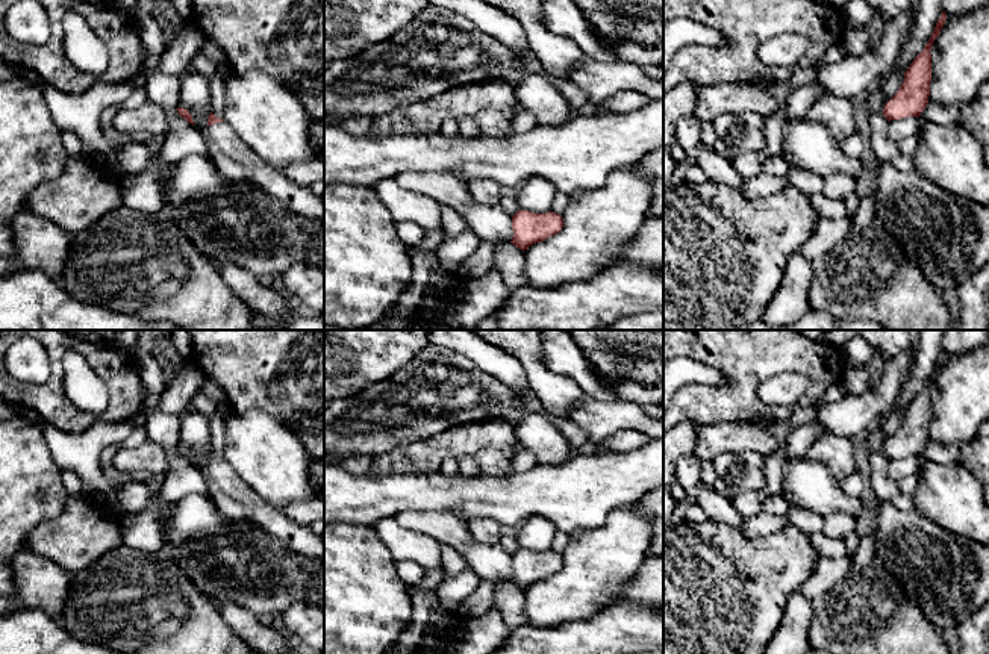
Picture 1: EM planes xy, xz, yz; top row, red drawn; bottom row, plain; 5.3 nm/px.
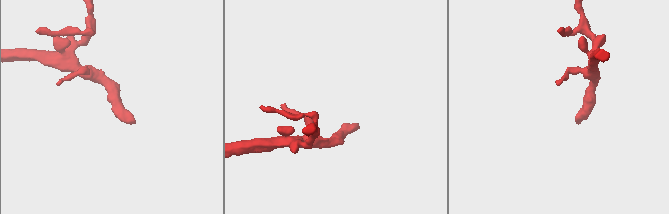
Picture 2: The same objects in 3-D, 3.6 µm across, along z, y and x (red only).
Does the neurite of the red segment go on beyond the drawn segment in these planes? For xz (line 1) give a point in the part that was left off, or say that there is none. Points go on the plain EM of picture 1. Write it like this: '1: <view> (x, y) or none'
1: none

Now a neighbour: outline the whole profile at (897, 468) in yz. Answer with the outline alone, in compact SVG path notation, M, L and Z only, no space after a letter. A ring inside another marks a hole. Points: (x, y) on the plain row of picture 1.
M916 456L888 460L888 475L897 483L898 480L918 474L921 460Z

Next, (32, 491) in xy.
M20 413L9 419L0 419L0 595L14 598L12 560L15 554L29 547L30 533L44 521L53 519L64 510L68 492L62 481L61 468L53 460L44 434L35 422Z

